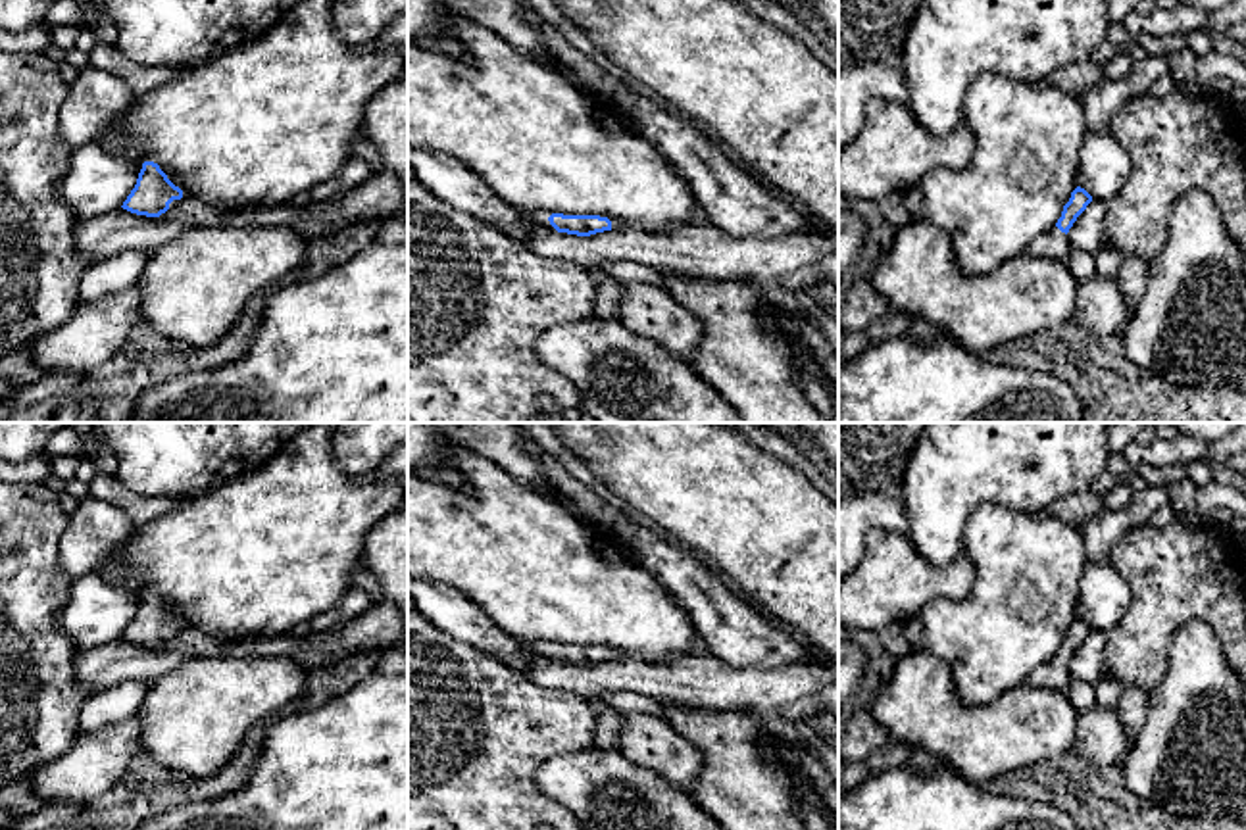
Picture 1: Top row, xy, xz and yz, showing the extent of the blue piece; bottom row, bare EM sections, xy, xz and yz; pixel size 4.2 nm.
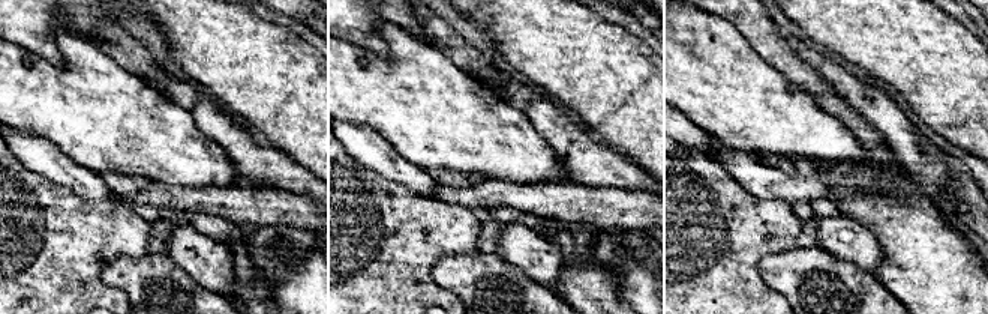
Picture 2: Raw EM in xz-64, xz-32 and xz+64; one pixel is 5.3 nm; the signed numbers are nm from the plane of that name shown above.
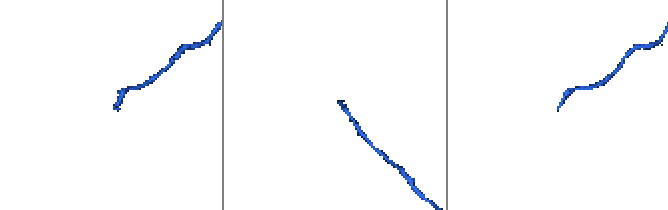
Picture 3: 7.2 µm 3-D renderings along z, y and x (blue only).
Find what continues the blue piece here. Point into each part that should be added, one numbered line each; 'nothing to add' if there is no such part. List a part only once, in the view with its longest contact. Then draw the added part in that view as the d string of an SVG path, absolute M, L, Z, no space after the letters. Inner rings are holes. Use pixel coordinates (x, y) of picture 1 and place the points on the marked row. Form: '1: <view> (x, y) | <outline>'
1: yz (1052, 244) | M1052 227L1044 234L1036 236L1029 244L1025 254L1034 257L1067 261L1073 252L1069 248L1067 234L1061 232L1058 227Z

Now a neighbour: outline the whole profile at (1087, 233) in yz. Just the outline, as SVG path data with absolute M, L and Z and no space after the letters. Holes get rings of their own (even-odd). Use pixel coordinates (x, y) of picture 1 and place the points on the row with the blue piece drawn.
M1092 200L1067 232L1071 252L1094 254L1104 242L1106 202Z

